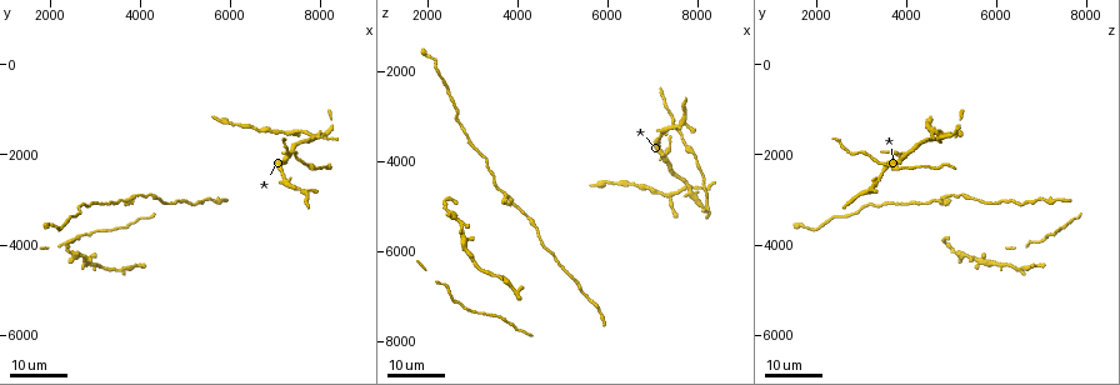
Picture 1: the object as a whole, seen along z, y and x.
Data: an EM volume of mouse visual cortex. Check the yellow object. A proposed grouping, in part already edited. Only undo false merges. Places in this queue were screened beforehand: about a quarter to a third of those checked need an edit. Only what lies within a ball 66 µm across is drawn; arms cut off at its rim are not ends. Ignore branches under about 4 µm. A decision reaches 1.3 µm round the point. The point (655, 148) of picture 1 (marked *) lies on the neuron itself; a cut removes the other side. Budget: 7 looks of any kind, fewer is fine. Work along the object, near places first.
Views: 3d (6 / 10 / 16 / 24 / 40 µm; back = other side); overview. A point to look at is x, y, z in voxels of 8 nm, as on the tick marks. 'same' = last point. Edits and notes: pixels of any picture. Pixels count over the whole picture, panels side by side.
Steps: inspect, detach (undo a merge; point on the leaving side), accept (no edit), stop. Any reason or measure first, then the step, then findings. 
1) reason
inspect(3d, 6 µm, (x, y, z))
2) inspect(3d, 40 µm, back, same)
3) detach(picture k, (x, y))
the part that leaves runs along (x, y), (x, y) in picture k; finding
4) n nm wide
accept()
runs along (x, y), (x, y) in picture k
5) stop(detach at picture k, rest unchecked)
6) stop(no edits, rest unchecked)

small branch off a trunk
inspect(3d, 16 µm, (3750, 3000, 4750))

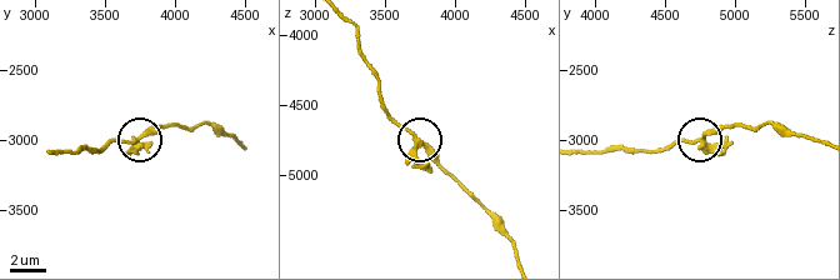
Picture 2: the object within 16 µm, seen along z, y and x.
closer look
inspect(3d, 10 µm, (3720, 3020, 4780))

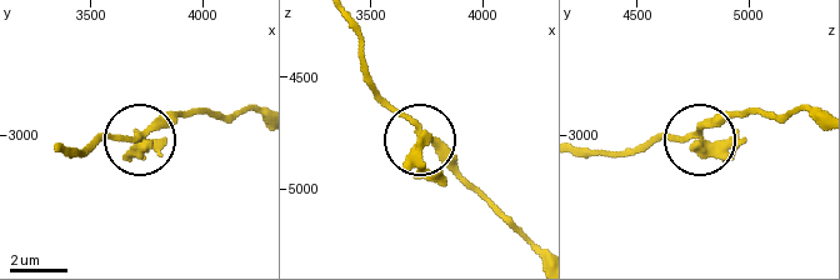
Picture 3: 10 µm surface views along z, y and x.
3 arms
accept()
continuous, no second neuron

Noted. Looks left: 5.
inspect(3d, 24 µm, (4350, 2950, 5350))

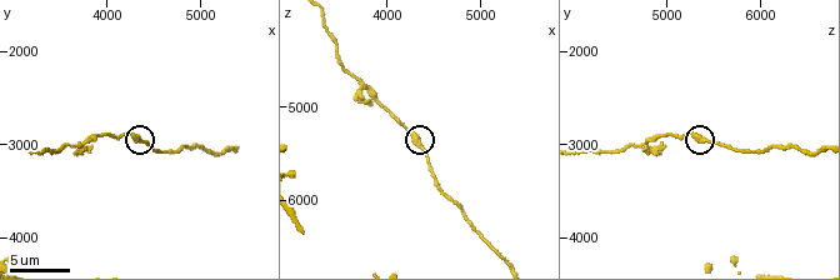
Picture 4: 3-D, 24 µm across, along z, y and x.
zoom in
inspect(3d, 10 µm, (4250, 2900, 5300))

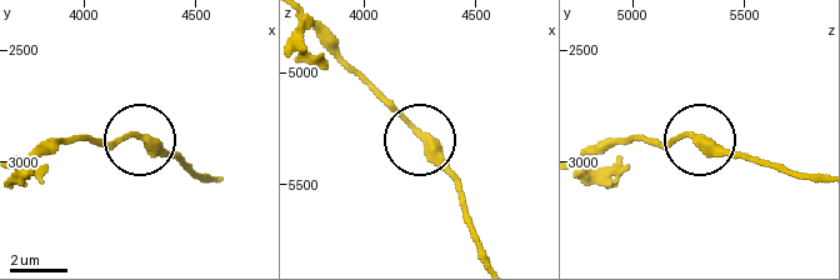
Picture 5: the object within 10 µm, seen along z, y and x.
inspect(3d, 6 µm, (4290, 2920, 5310))

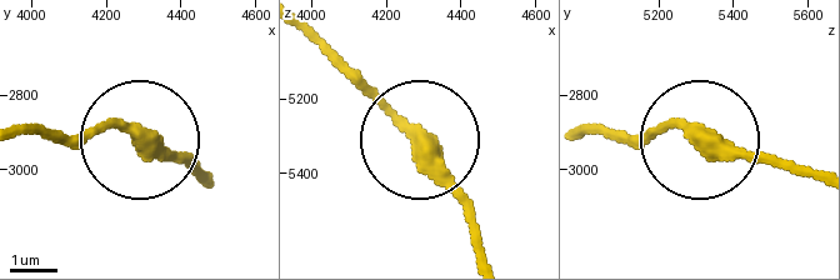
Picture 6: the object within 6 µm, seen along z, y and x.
accept()
all the same neuron

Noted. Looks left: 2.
two arms in line, one across
inspect(3d, 16 µm, (7250, 2050, 3950))

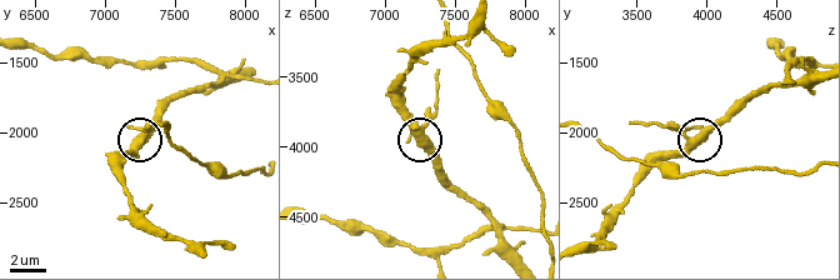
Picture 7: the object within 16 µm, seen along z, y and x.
inspect(3d, 6 µm, (7240, 2020, 3940))

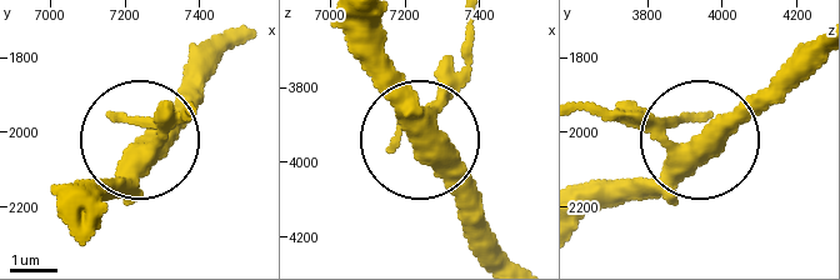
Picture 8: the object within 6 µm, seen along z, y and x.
side arm 24 µm
detach(picture 8, (469, 44))
the part that leaves runs along (443, 96), (466, 29) in picture 8; two neurons meet here

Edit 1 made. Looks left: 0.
stop(detach at picture 8, rest unchecked)

